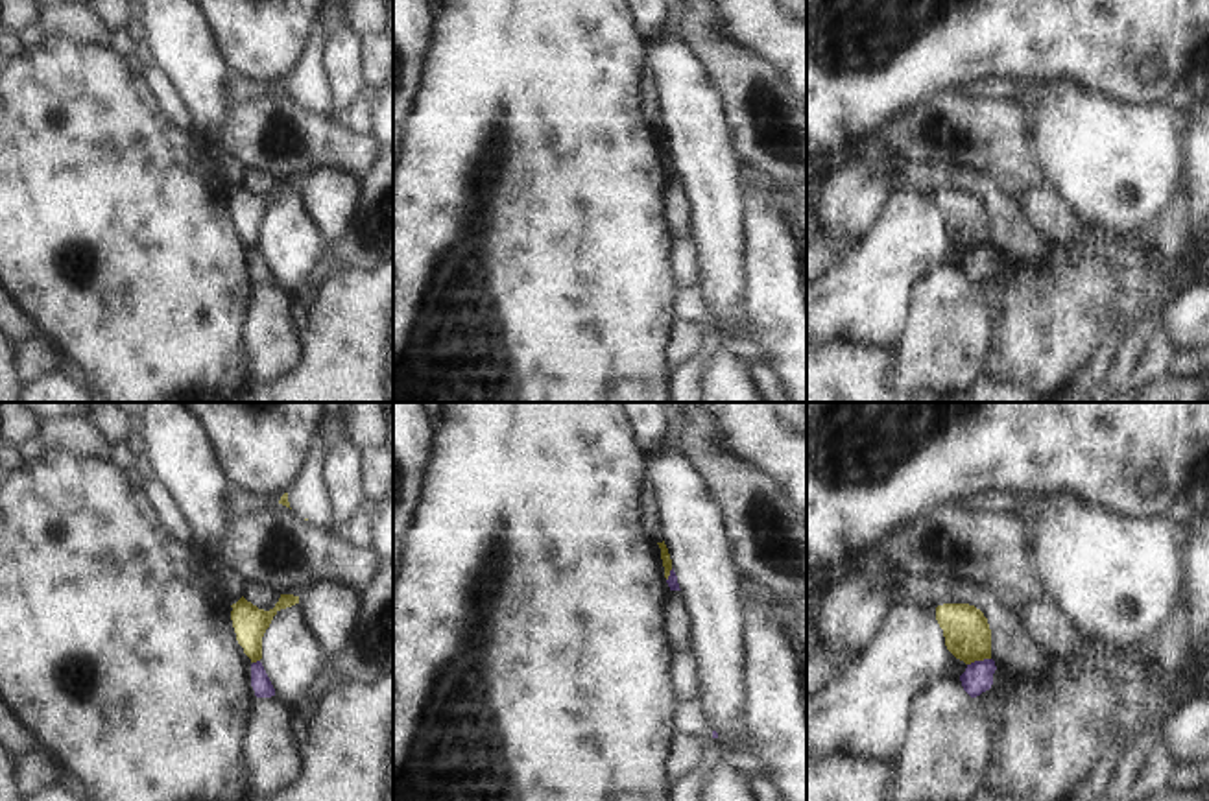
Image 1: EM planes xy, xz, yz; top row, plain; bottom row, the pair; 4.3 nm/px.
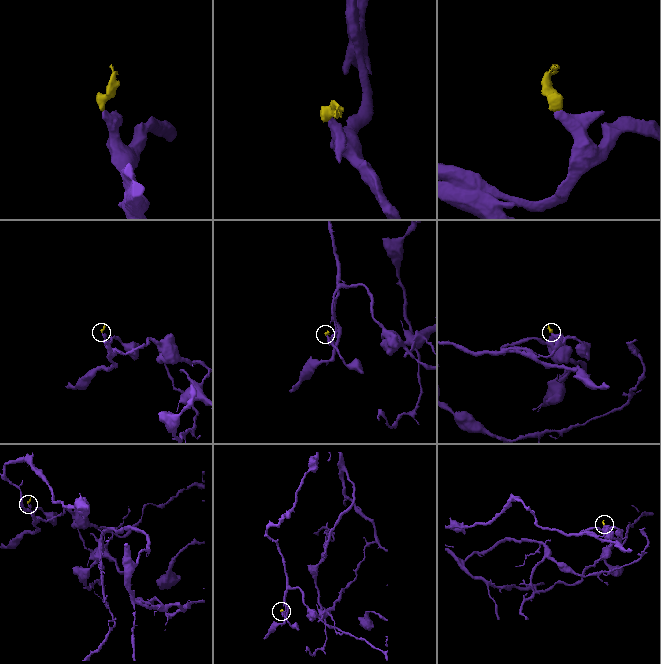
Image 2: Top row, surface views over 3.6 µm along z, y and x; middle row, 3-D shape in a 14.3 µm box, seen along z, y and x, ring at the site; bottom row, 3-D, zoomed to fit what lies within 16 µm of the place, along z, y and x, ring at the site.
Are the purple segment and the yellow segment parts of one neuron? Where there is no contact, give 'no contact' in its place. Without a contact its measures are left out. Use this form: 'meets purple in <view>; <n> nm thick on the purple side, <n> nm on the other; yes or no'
meets purple in yz; 130 nm thick on the purple side, 200 nm on the other; no

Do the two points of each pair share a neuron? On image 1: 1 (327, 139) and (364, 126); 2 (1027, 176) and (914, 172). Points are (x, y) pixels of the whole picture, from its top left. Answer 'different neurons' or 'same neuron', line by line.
1: different neurons
2: different neurons

